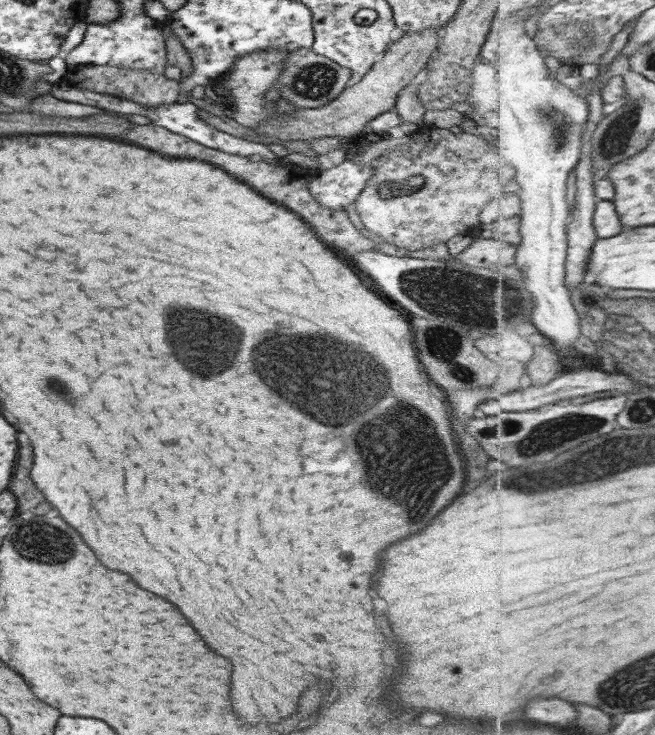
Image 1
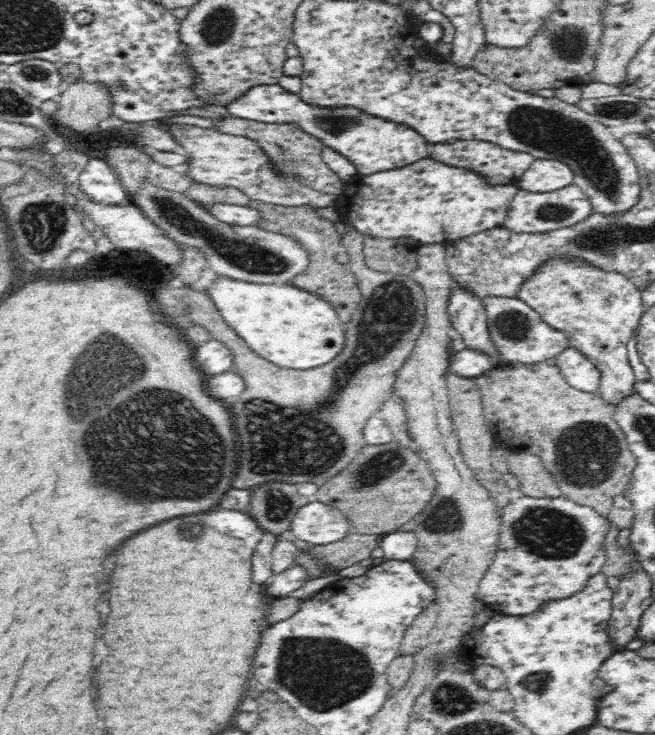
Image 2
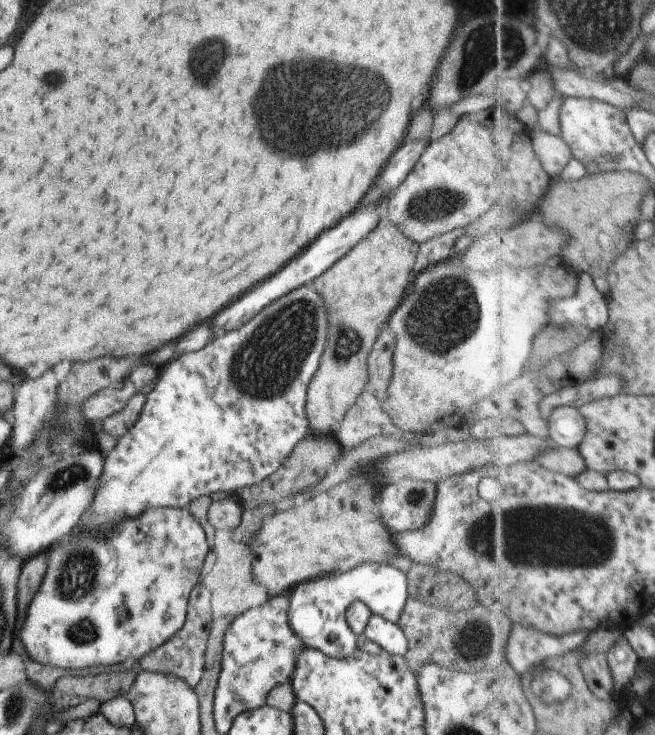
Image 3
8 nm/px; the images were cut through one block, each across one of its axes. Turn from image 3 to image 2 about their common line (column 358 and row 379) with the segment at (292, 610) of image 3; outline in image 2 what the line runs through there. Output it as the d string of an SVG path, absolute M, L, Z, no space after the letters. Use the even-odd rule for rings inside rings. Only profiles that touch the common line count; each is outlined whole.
M570 346L555 357L562 376L572 388L586 393L597 393L601 371L590 362L590 359Z

